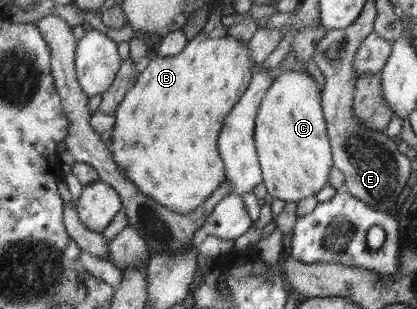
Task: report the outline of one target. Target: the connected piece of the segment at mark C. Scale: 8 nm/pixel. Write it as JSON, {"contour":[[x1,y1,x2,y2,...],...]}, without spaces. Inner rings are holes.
{"contour":[[283,71,282,73,281,76,272,80,259,106,255,122,254,143,267,193,275,199,297,203,301,199,316,196,328,184,334,162,322,112,320,87,312,76,307,76,305,72]]}

